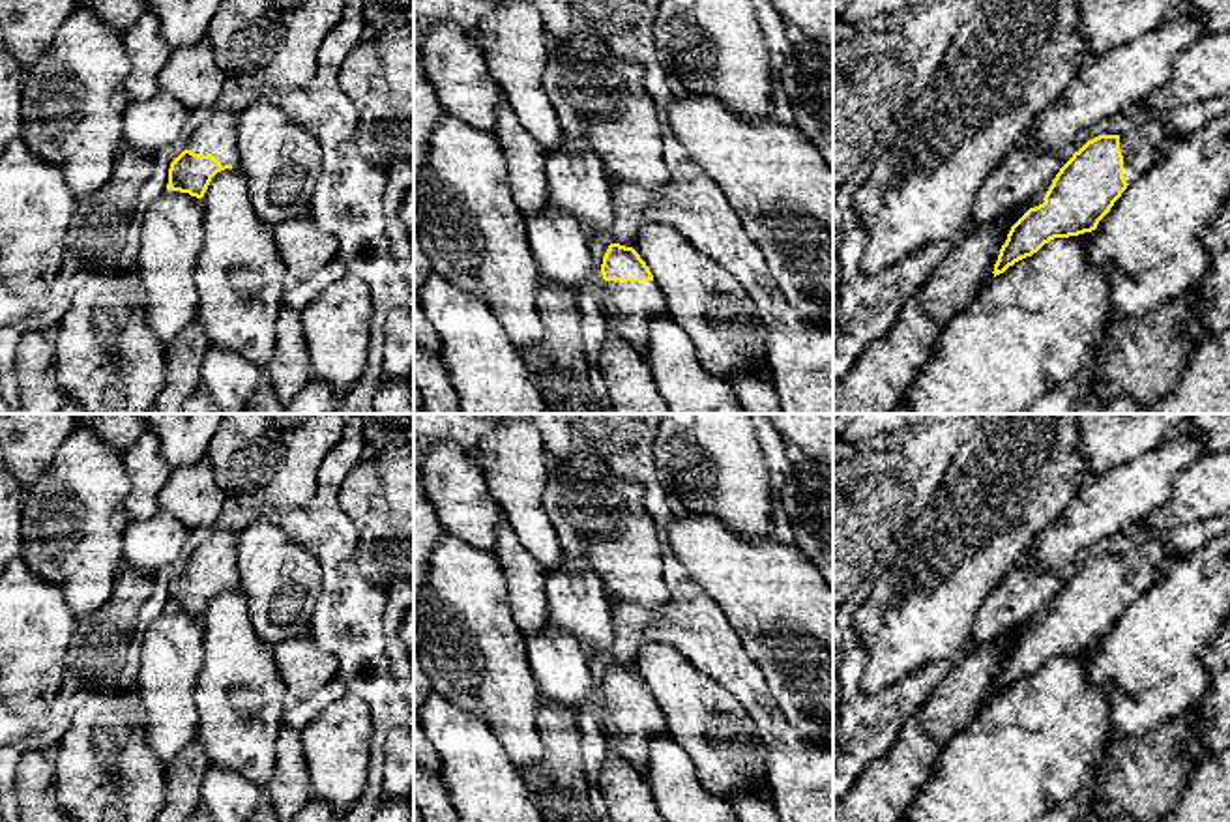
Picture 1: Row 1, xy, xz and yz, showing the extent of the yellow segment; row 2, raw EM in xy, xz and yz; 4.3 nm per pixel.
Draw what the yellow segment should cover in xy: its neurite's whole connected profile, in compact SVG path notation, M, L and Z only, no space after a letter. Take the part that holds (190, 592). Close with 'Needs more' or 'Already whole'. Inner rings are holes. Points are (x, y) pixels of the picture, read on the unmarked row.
M210 534L193 552L185 569L170 582L167 609L202 618L212 597L240 584L238 536Z. Needs more

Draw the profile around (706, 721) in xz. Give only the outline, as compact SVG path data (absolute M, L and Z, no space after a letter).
M644 644L635 670L666 719L666 732L691 756L704 788L730 801L756 794L771 801L766 745L745 708L698 672L674 646Z

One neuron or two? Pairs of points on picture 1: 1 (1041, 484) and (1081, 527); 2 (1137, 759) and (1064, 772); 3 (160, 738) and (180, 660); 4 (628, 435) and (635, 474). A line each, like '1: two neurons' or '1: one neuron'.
1: two neurons
2: two neurons
3: one neuron
4: one neuron

